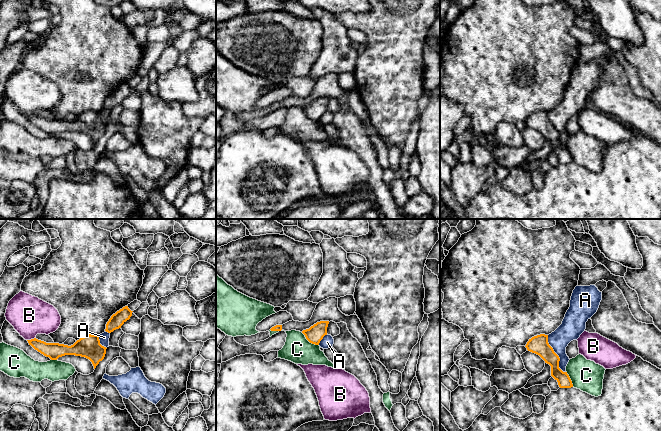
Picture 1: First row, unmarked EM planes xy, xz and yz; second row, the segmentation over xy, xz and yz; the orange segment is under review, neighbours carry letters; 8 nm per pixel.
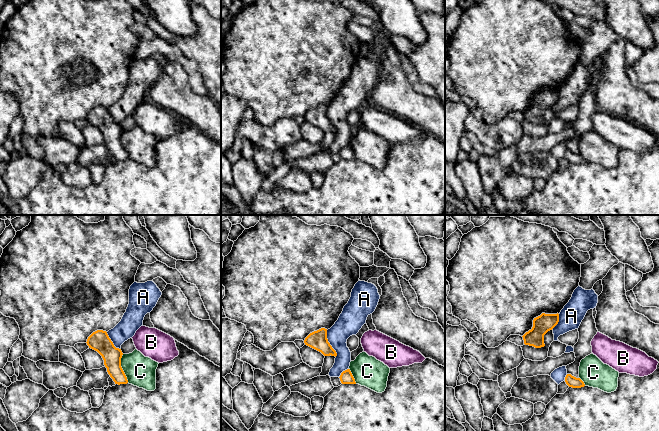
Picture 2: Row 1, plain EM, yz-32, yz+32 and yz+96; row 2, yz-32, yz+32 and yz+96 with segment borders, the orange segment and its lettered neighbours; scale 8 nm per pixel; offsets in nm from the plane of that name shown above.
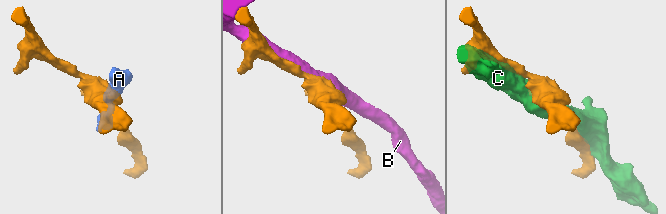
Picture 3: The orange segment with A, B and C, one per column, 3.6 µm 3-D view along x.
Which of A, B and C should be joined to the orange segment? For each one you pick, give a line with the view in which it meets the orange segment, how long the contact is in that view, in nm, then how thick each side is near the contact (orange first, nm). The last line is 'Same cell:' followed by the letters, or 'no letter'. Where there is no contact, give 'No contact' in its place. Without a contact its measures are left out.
Same cell: no letter

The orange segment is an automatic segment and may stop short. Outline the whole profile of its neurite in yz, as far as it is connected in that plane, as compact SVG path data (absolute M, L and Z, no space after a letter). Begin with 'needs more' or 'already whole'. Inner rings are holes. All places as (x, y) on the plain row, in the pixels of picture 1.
already whole; M540 110L532 113L529 115L525 123L528 127L539 131L545 139L551 142L551 152L558 158L560 164L573 163L567 148L563 148L559 144L560 134L549 121L548 111Z

